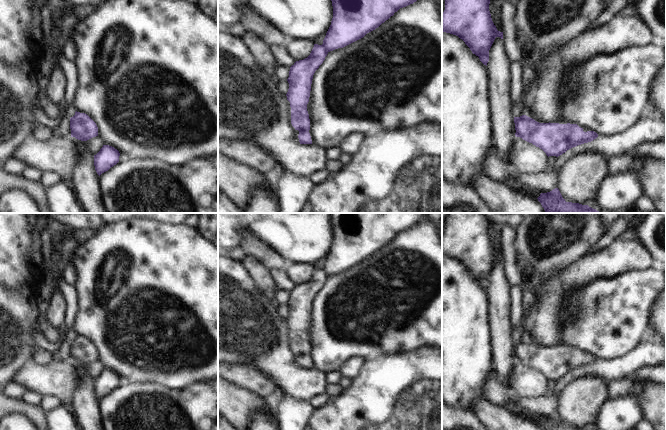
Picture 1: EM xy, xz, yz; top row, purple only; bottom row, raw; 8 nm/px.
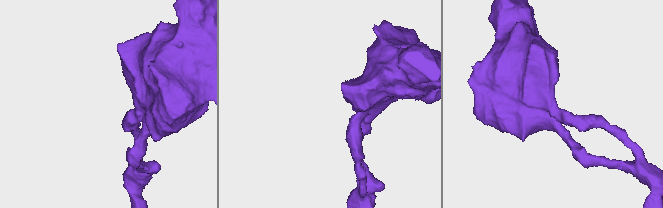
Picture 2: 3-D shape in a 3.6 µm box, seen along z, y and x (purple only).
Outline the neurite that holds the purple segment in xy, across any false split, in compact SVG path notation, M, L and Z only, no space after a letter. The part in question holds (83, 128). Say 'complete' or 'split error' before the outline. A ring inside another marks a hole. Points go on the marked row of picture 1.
complete; M75 112L70 118L71 137L81 141L87 141L98 136L96 123L85 113Z

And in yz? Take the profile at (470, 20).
complete; M445 0L442 17L442 32L458 36L473 54L487 66L489 50L496 37L503 39L503 32L497 30L489 11L490 0Z

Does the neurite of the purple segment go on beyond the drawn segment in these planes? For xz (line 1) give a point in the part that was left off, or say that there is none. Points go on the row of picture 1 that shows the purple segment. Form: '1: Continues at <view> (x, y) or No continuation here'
1: No continuation here

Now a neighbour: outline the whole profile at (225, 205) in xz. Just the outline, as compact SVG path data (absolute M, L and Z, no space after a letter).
M218 191L218 213L243 213L225 195Z

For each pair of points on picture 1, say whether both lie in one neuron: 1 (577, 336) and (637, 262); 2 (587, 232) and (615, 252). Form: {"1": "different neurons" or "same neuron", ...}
{"1": "different neurons", "2": "different neurons"}

